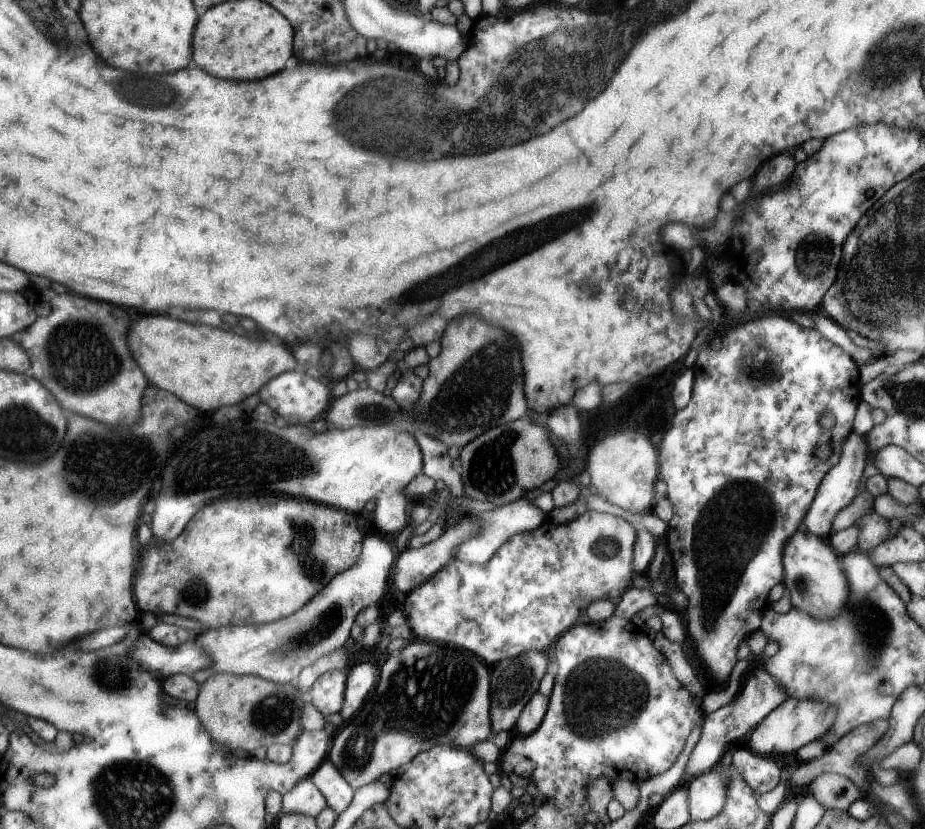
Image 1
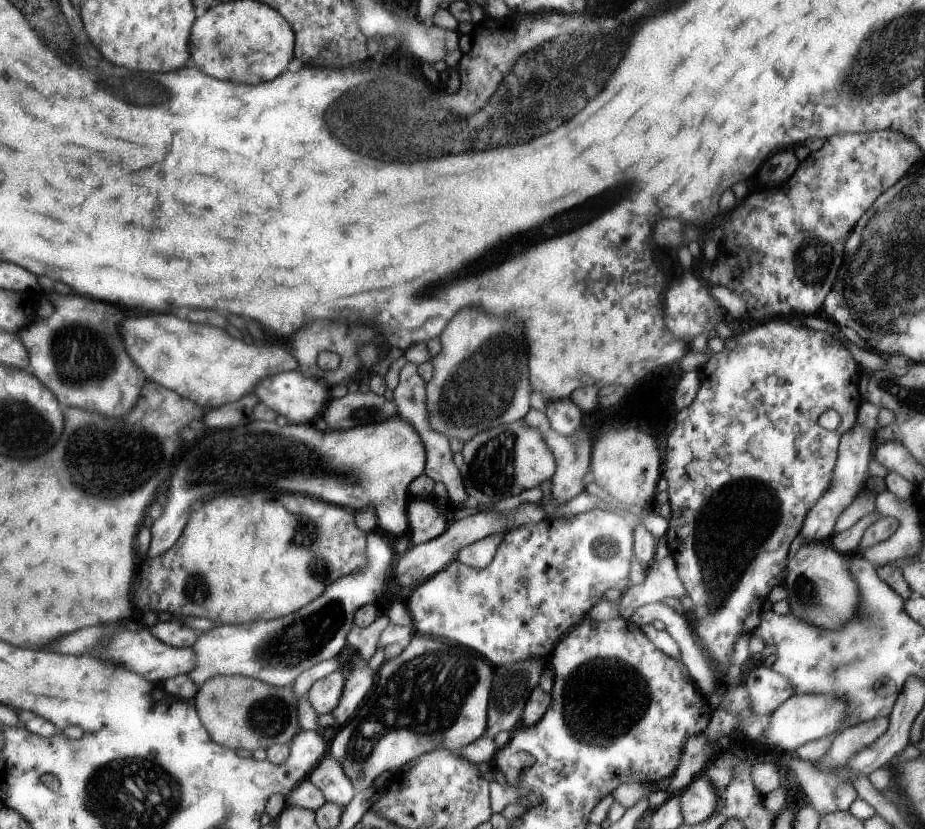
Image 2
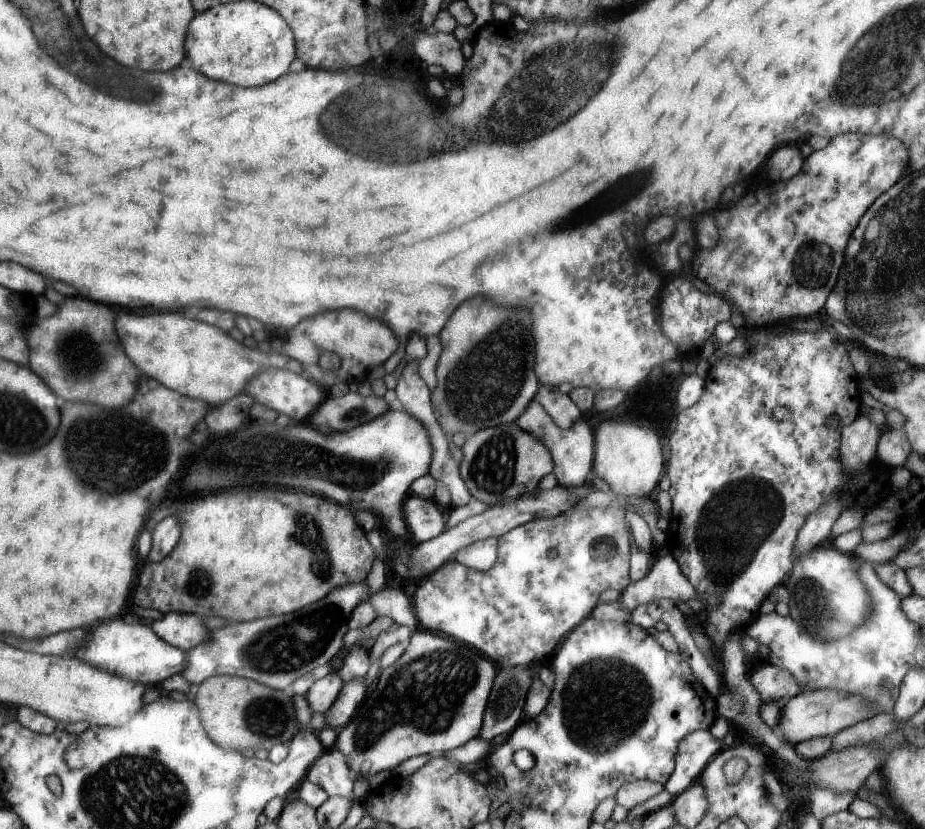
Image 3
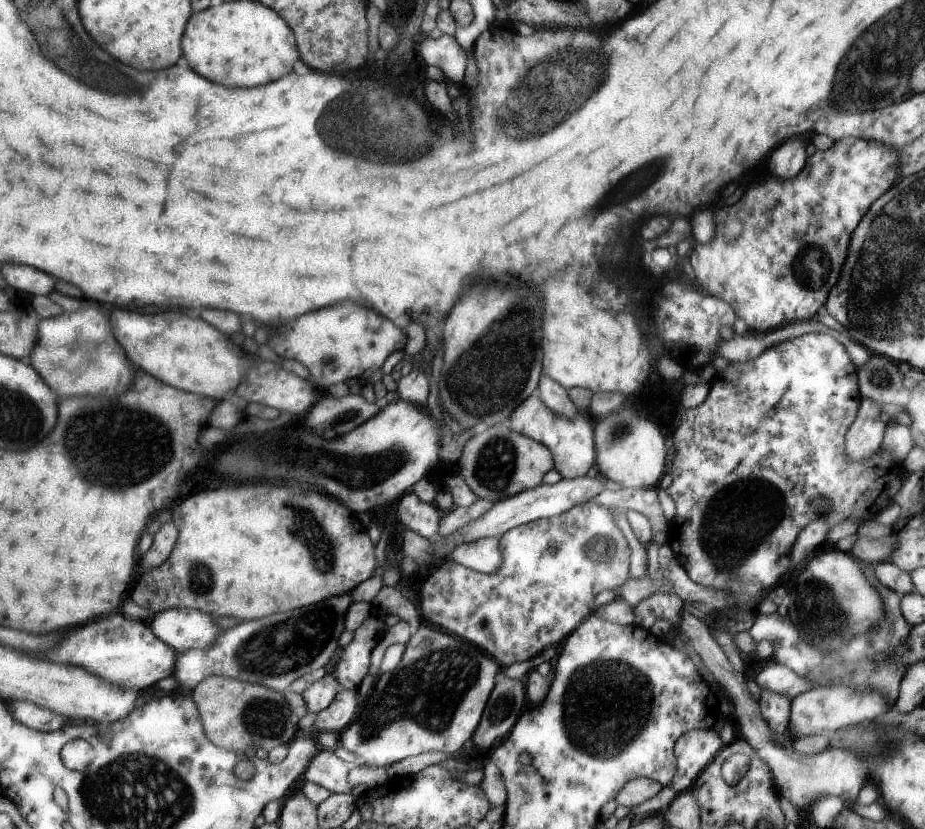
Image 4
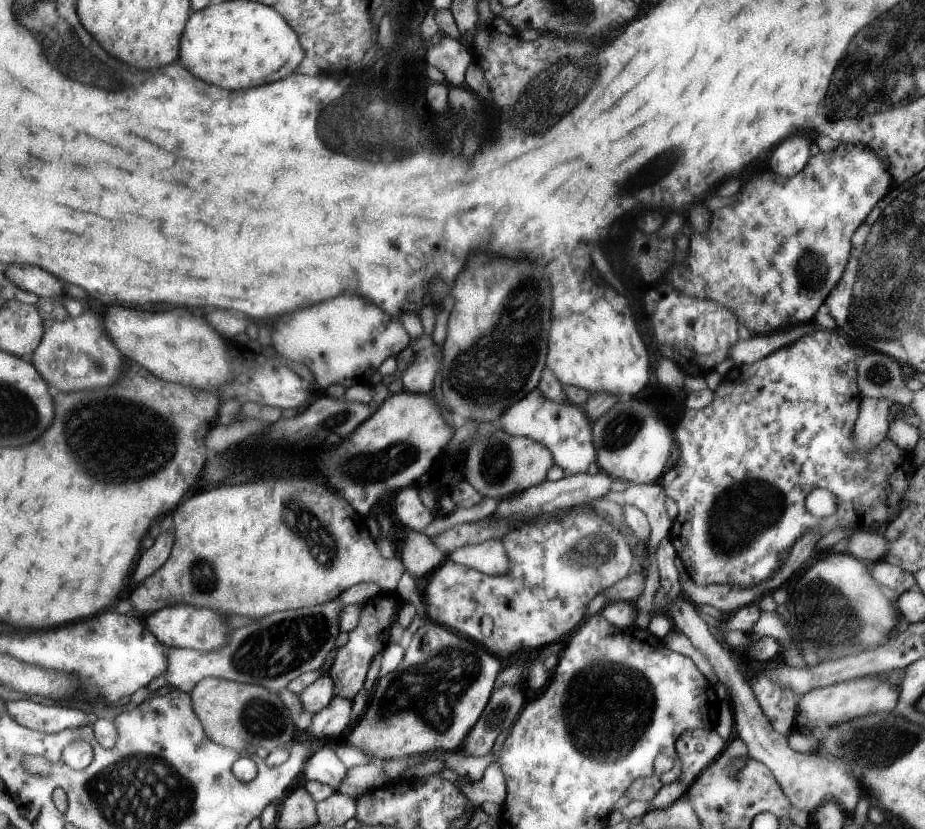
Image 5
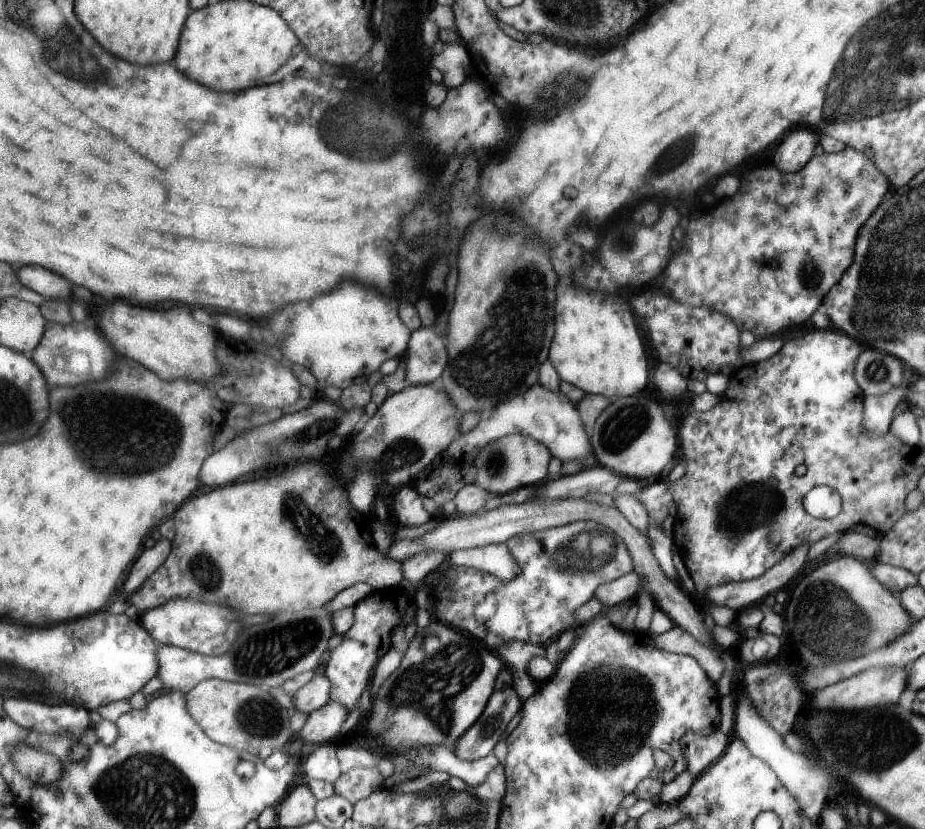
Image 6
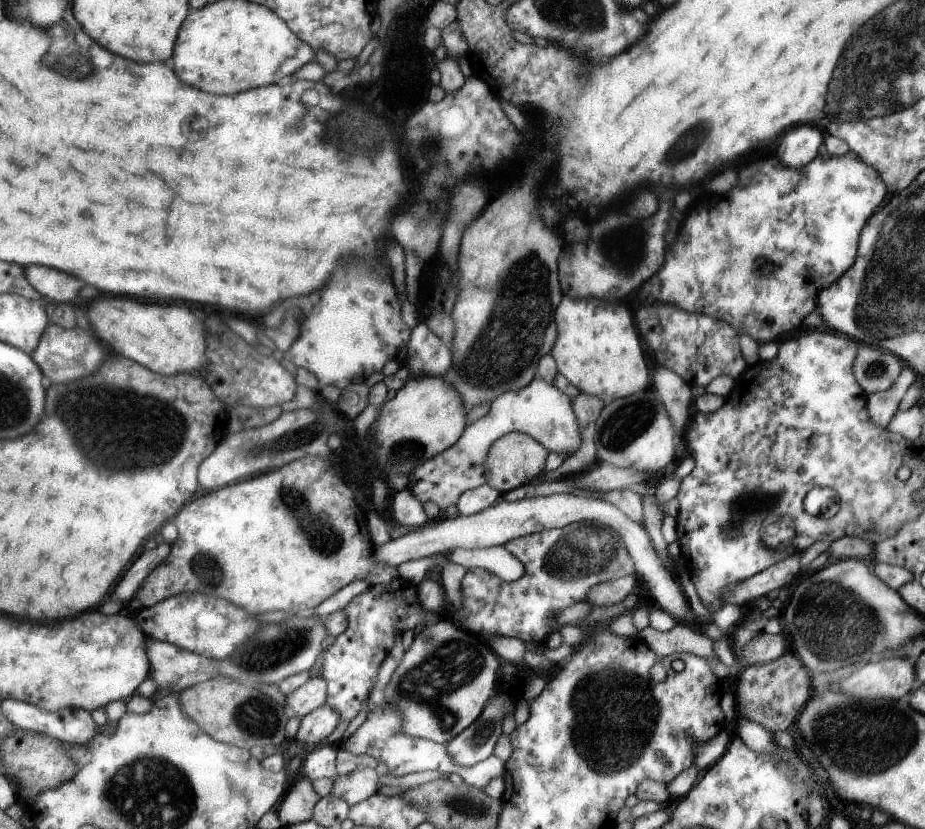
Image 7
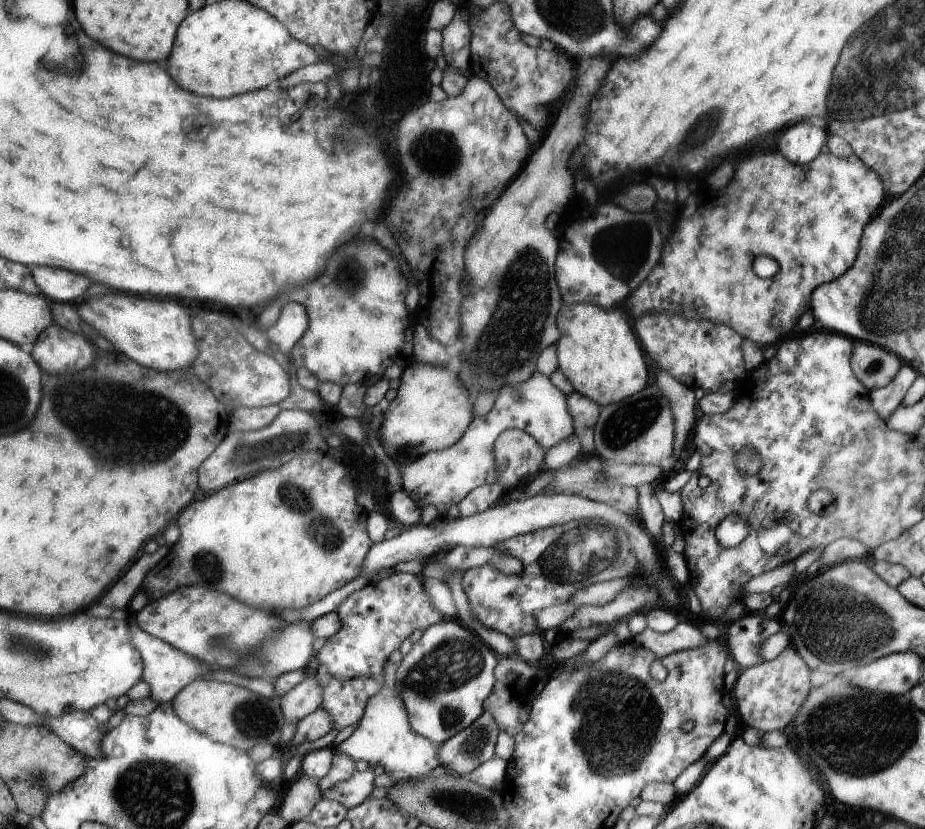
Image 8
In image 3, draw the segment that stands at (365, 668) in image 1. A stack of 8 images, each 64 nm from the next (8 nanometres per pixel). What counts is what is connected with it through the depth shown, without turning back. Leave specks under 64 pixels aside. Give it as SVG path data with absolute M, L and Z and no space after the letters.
M357 677L343 683L335 700L329 705L329 708L322 712L323 726L334 731L344 727L351 720L352 715L369 690L370 688L365 687L363 677Z

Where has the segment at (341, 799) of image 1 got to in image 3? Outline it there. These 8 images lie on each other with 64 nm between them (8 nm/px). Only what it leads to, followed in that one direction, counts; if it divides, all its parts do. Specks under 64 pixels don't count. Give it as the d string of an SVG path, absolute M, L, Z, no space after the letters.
M323 750L311 763L305 778L325 789L329 797L339 795L351 799L355 796L347 761L337 751Z

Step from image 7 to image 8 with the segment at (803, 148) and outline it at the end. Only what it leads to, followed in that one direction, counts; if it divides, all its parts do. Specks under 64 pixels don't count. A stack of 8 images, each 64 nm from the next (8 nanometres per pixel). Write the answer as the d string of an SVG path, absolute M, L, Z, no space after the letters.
M799 121L785 128L777 148L793 164L809 163L819 154L821 146L825 144L825 138L828 138L828 134L819 126Z

